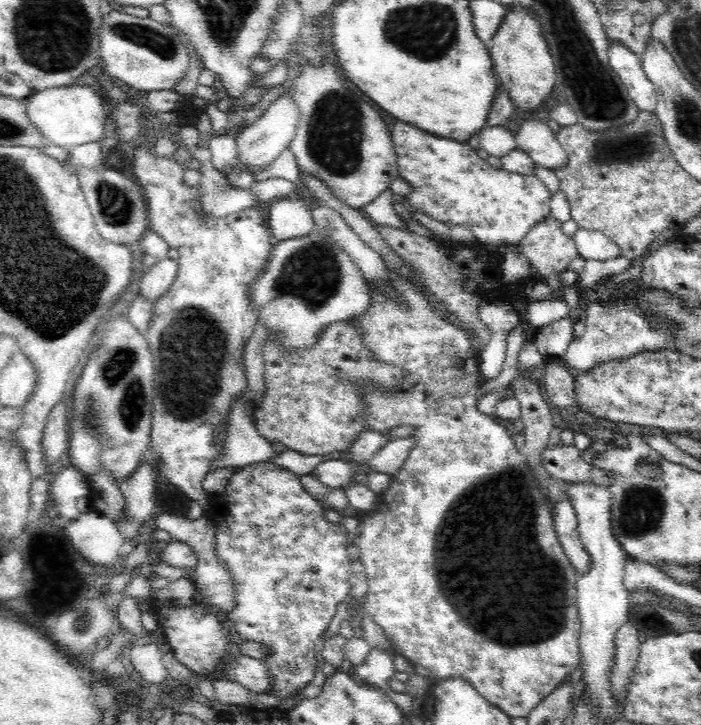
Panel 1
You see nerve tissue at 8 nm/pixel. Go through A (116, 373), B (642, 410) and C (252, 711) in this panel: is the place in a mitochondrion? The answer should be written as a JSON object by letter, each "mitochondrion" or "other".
{"A":"mitochondrion","B":"other","C":"other"}

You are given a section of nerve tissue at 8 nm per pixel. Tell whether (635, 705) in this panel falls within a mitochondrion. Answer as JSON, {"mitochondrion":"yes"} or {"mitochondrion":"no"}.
{"mitochondrion":"no"}

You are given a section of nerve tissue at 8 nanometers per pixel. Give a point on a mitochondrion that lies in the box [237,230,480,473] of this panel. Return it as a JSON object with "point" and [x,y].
{"point":[312,274]}

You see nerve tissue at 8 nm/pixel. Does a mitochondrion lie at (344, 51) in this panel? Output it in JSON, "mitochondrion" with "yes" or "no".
{"mitochondrion":"no"}

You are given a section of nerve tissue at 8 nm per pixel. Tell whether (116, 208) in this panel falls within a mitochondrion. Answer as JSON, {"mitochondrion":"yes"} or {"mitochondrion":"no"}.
{"mitochondrion":"yes"}

